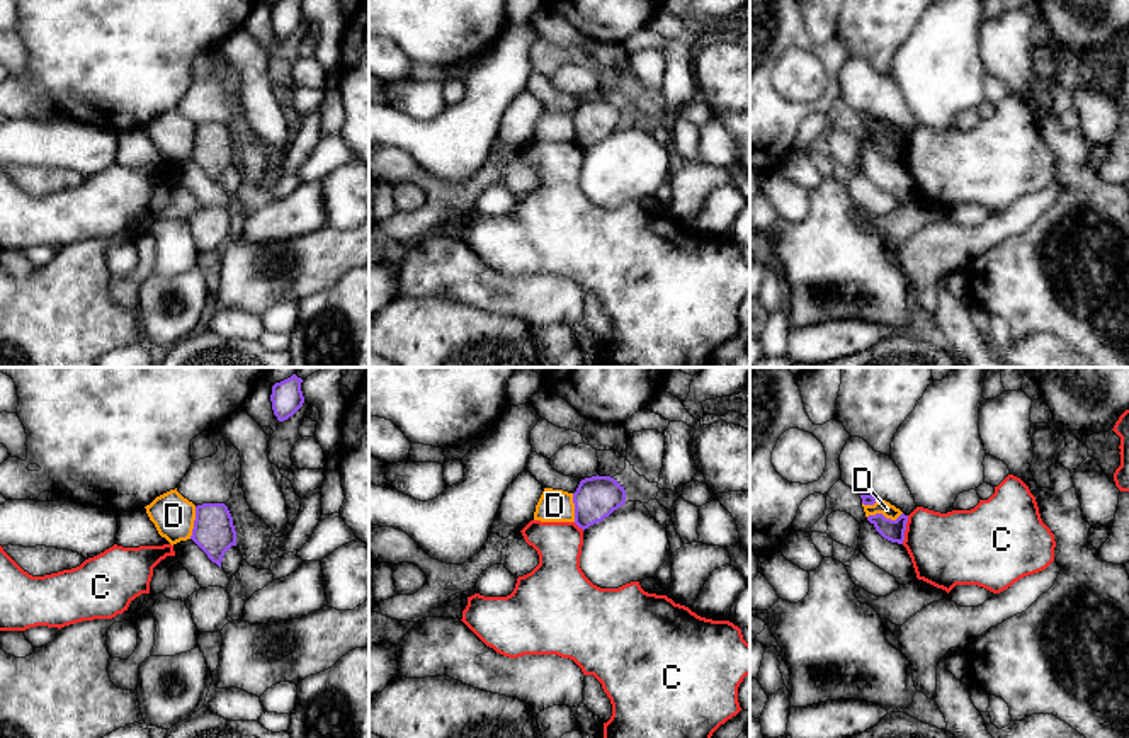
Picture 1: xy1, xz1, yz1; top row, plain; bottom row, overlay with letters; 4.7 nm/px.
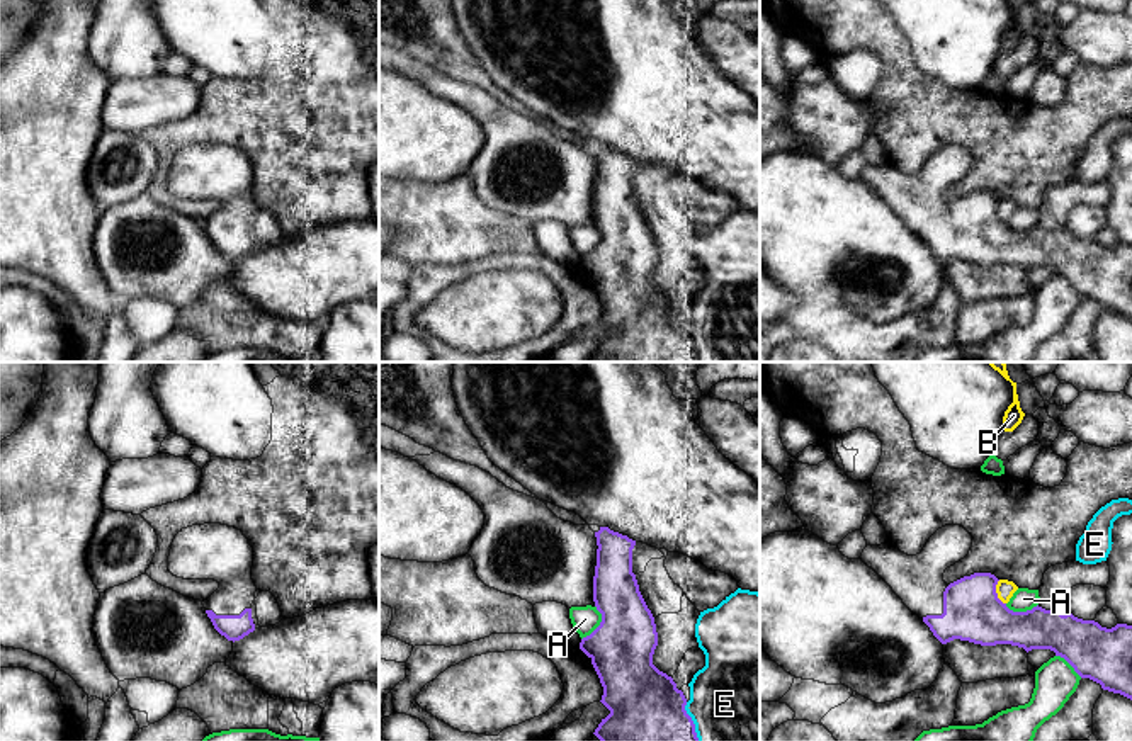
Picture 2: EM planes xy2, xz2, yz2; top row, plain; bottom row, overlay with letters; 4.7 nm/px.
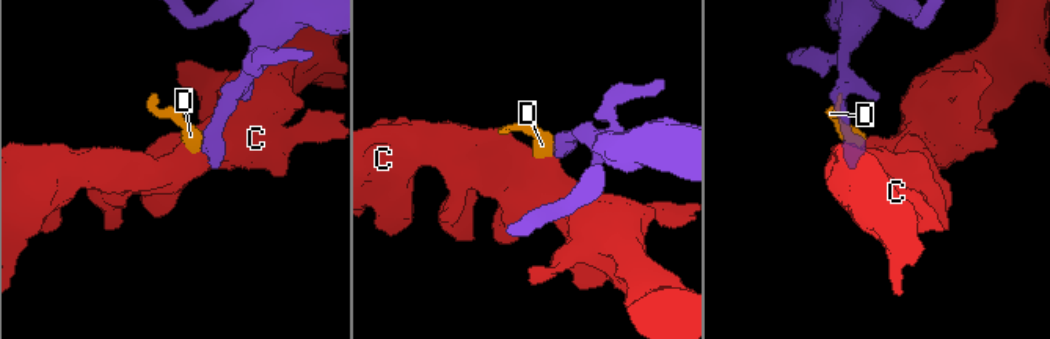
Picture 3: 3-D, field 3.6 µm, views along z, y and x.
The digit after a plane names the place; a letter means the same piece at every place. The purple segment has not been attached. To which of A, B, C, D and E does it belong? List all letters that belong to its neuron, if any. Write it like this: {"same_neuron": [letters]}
{"same_neuron": []}

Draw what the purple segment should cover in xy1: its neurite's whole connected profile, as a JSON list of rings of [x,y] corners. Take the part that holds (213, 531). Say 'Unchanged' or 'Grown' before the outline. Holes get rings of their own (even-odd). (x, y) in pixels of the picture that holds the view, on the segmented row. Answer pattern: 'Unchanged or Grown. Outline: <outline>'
Unchanged. Outline: [[[224,503],[197,505],[190,539],[221,568],[224,553],[236,546],[236,531],[228,507]]]

